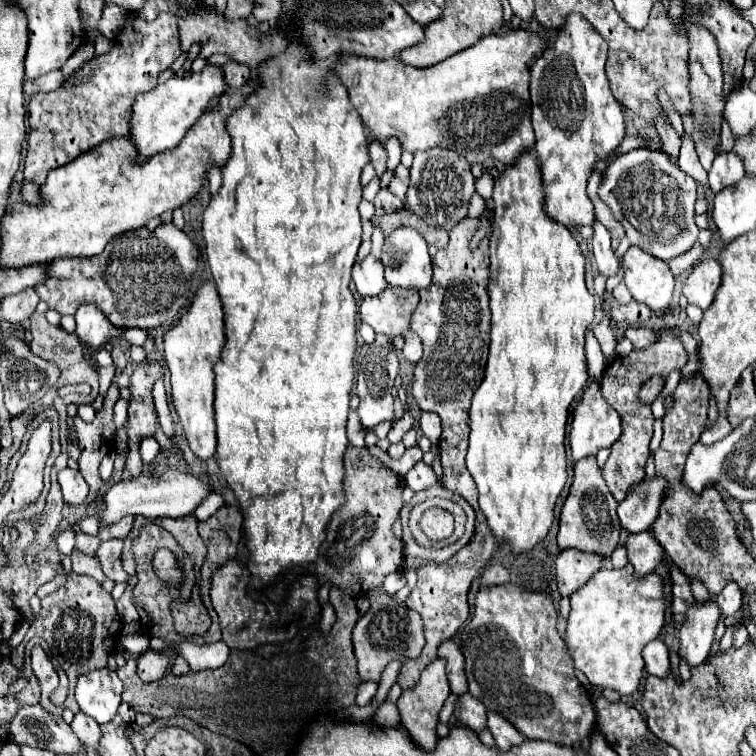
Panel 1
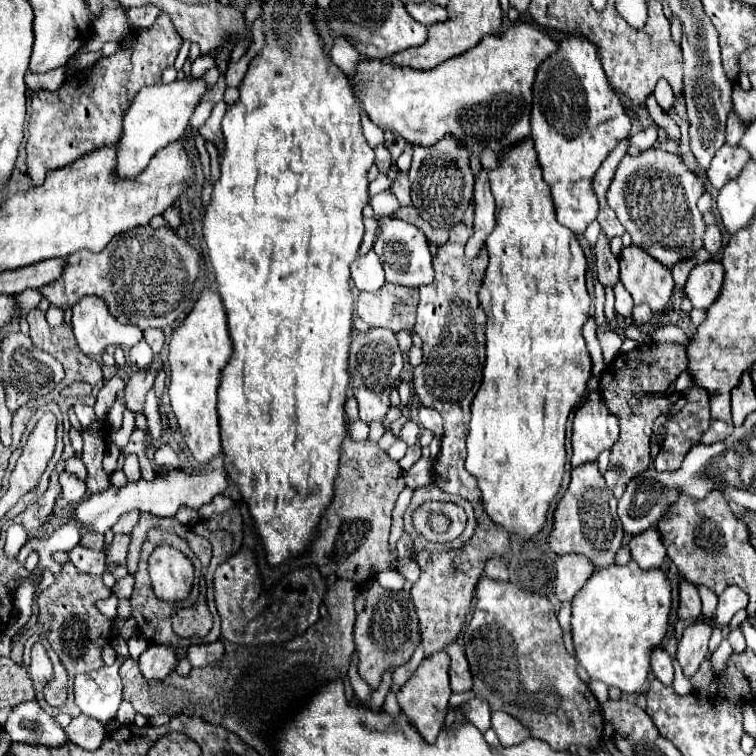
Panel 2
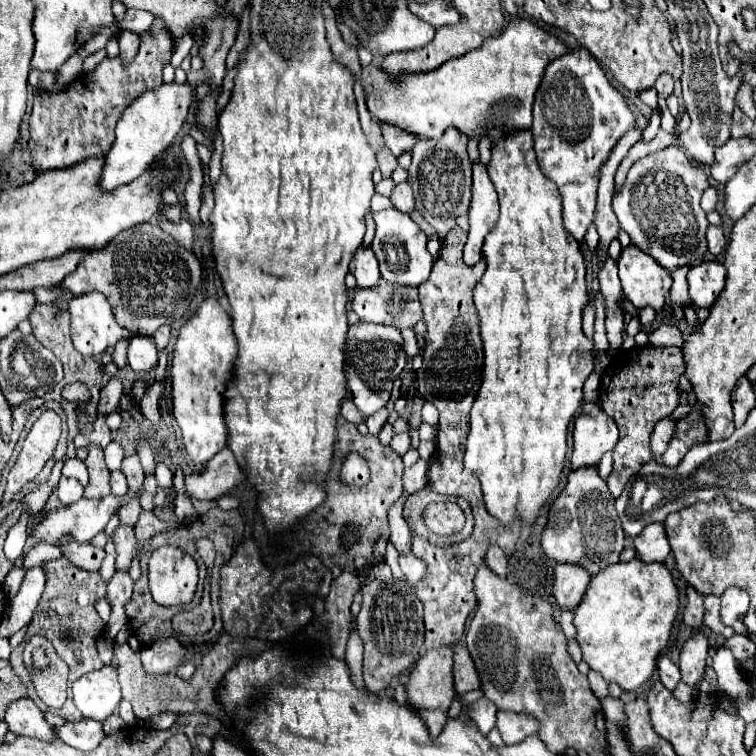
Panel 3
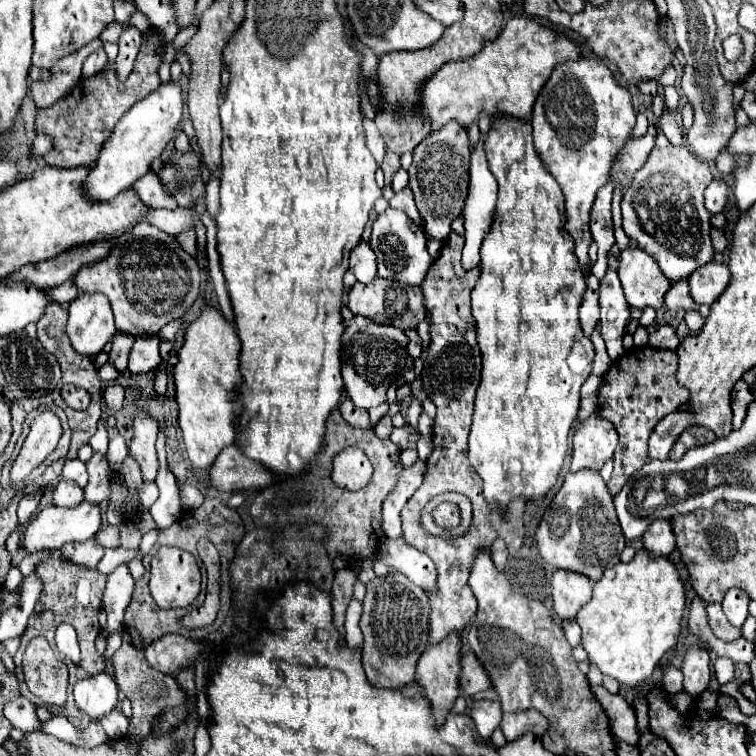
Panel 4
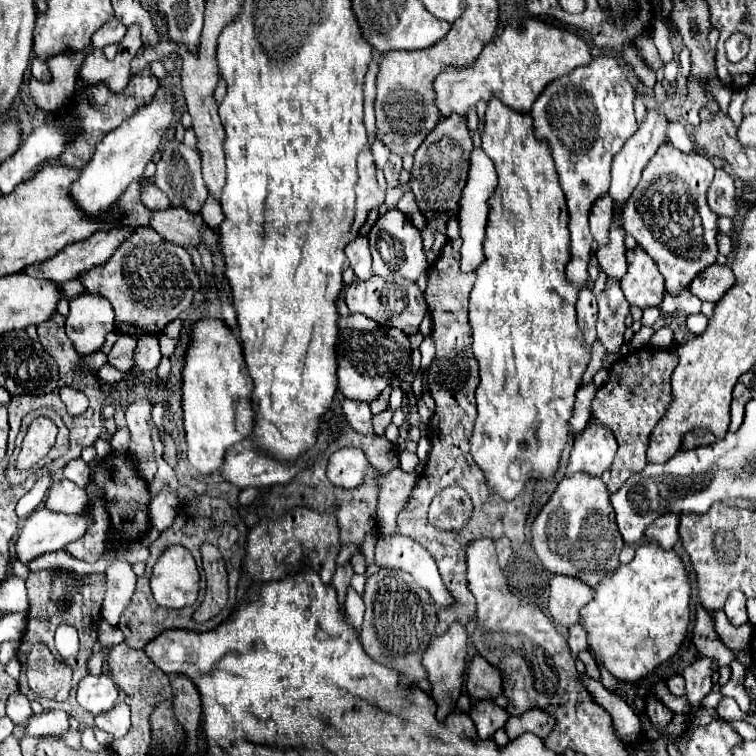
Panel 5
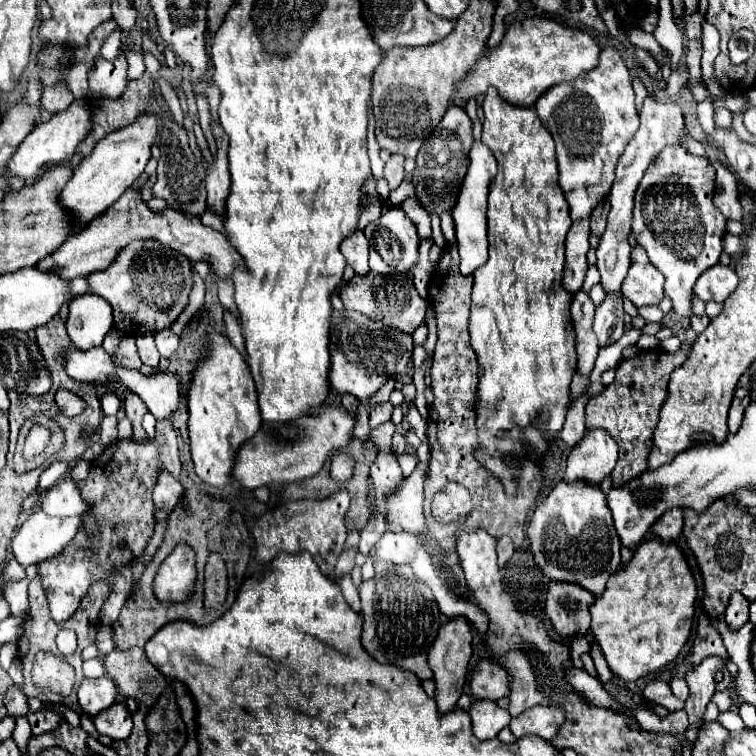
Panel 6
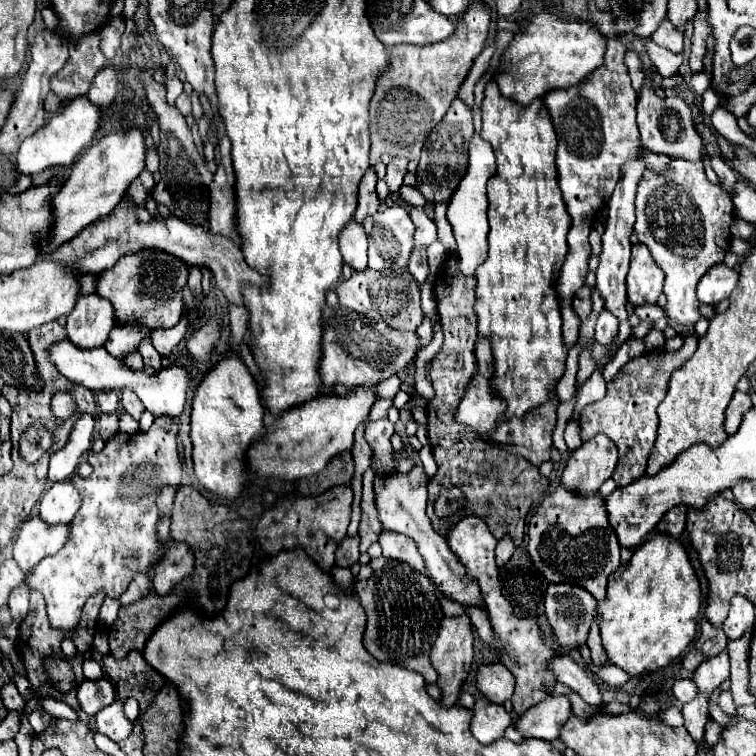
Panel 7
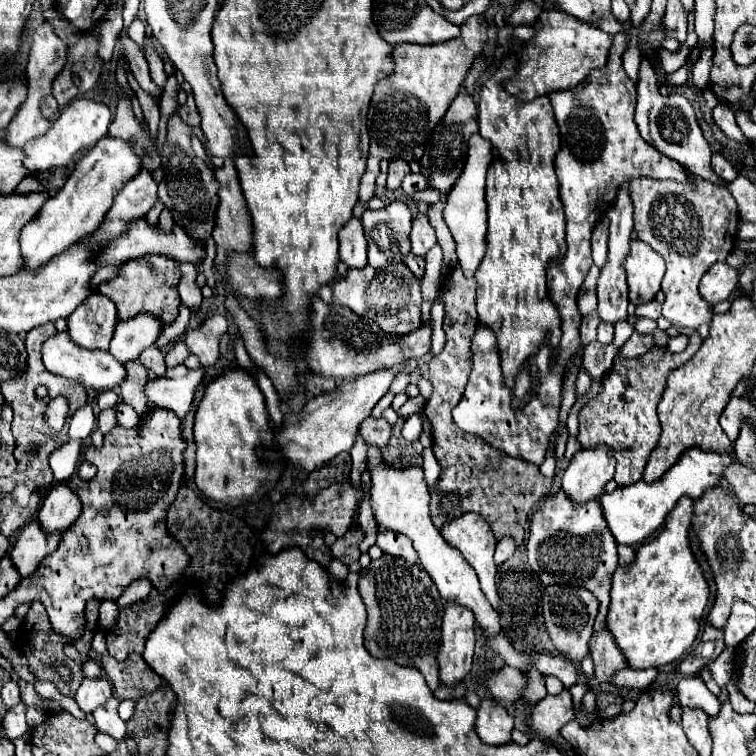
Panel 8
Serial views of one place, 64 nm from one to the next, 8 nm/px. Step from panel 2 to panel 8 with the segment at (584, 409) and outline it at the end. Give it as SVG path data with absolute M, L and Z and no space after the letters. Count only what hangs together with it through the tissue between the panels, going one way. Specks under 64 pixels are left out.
M606 444L580 448L570 460L564 476L564 492L578 504L596 500L604 492L604 484L614 476L616 460Z

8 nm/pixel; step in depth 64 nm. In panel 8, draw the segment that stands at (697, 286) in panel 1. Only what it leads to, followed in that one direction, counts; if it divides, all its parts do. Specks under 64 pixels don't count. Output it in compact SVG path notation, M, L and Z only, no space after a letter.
M726 262L714 264L700 280L700 294L708 304L726 300L738 286L738 272Z

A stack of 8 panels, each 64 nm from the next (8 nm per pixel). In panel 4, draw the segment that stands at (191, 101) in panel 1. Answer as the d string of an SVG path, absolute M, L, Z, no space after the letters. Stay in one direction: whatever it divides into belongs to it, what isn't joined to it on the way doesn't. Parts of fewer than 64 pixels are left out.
M174 82L160 84L158 90L154 90L144 100L138 100L116 124L112 136L104 144L92 172L88 174L84 182L84 190L90 198L98 200L110 200L124 188L132 186L138 178L142 178L146 172L150 172L150 164L154 158L158 158L168 142L174 138L180 122L182 122L182 88Z

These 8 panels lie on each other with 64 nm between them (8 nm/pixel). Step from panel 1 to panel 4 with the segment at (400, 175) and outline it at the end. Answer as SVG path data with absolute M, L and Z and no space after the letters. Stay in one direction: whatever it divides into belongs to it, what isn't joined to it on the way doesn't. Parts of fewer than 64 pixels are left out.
M406 186L402 188L400 192L396 192L392 198L390 198L390 206L396 208L396 210L402 210L406 212L412 220L418 222L418 210L416 210L416 204L414 204L414 196L412 196L412 190Z

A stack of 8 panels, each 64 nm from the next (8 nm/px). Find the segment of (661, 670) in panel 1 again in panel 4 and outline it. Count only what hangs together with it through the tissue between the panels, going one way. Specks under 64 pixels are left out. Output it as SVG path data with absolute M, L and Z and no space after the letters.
M668 664L664 666L664 674L662 674L662 686L670 692L670 694L676 694L682 690L682 672L680 668Z

